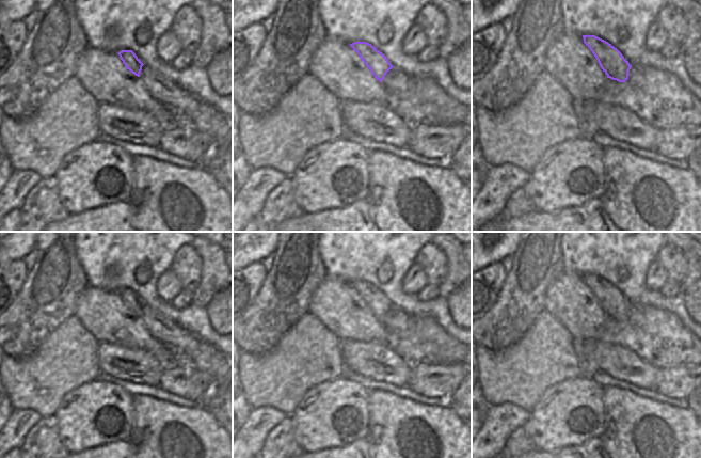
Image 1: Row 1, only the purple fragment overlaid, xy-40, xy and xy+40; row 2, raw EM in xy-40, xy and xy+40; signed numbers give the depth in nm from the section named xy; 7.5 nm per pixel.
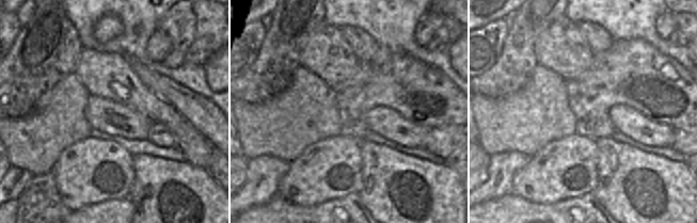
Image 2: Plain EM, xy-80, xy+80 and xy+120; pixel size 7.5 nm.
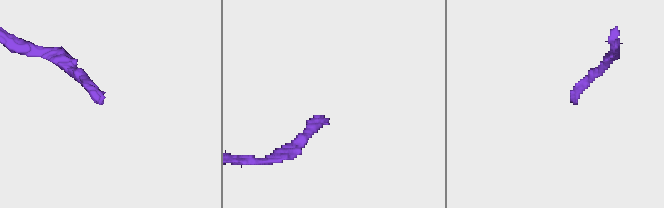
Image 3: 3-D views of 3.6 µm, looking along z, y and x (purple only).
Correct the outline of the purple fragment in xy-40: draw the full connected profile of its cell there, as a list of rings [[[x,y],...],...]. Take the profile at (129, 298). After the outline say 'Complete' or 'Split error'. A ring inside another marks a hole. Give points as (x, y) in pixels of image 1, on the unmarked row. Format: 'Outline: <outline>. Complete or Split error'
Outline: [[[122,289],[118,295],[127,309],[142,319],[150,335],[169,347],[174,356],[188,356],[197,368],[214,378],[214,384],[225,379],[232,361],[217,347],[144,304],[132,289]]]. Split error.

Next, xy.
Outline: [[[354,281],[350,285],[360,295],[375,317],[383,323],[388,333],[397,334],[409,327],[407,313],[394,306],[375,285],[367,281]]]. Split error.

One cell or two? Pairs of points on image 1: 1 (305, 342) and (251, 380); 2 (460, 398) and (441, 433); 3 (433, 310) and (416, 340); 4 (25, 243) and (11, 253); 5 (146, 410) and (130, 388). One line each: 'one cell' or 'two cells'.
1: one cell
2: two cells
3: two cells
4: one cell
5: two cells

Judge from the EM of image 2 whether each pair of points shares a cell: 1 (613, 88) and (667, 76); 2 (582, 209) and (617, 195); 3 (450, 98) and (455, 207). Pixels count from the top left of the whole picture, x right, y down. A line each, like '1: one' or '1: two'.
1: one
2: two
3: two

